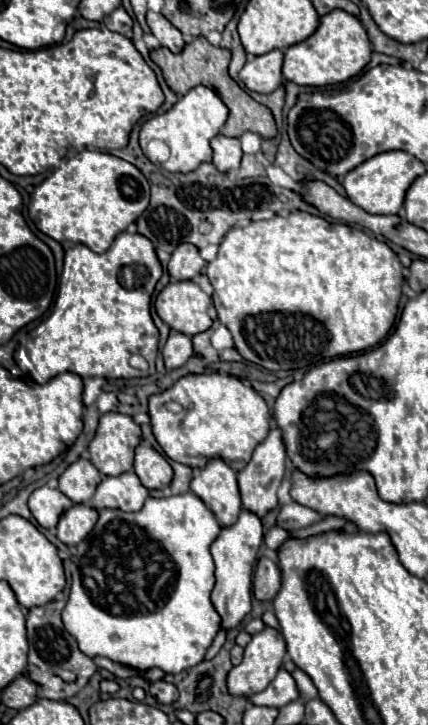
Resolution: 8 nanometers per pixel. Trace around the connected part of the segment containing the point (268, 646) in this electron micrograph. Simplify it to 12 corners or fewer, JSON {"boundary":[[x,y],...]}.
{"boundary":[[265,626],[227,676],[231,694],[267,688],[283,664],[285,640]]}

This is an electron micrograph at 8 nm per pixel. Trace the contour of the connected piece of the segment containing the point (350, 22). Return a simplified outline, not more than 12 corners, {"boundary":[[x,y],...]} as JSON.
{"boundary":[[345,10],[285,50],[283,76],[329,86],[357,76],[371,44]]}

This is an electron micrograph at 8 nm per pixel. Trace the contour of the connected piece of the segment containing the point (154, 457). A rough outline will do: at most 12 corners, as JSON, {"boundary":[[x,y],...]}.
{"boundary":[[135,448],[135,474],[147,490],[173,480],[171,464],[155,448]]}

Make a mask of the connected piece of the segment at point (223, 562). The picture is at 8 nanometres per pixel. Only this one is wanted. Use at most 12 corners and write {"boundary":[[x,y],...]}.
{"boundary":[[241,510],[211,544],[223,628],[251,610],[259,516]]}

